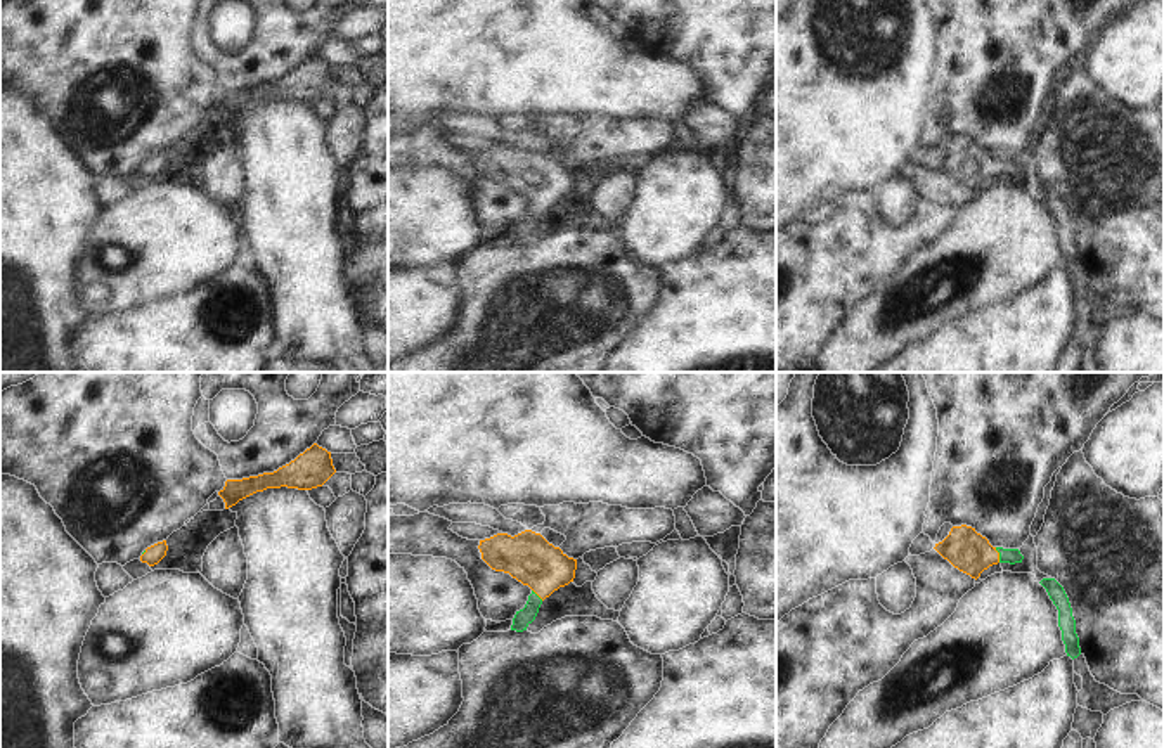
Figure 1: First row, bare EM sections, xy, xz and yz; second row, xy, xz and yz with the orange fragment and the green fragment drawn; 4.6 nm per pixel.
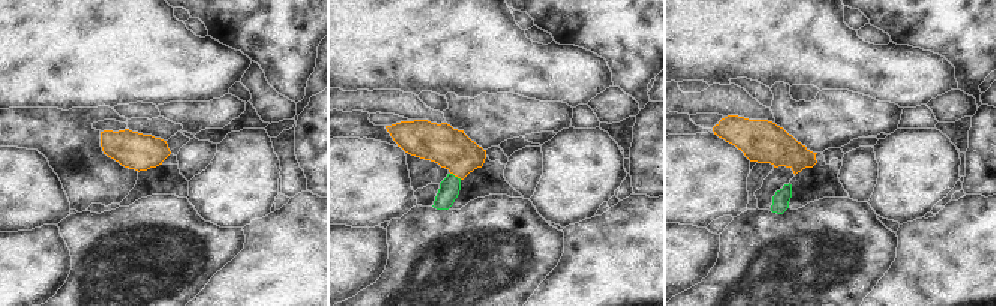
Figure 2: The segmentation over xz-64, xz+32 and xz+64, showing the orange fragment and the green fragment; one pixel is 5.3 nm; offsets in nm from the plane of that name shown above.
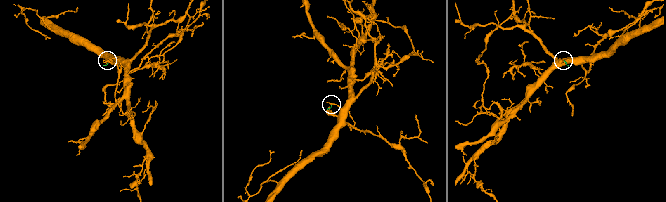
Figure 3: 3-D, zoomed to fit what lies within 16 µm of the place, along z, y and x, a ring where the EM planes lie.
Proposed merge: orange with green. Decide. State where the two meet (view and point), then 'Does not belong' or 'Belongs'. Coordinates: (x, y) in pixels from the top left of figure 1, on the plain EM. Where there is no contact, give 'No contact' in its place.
Touches orange at yz (998, 167). Belongs.

